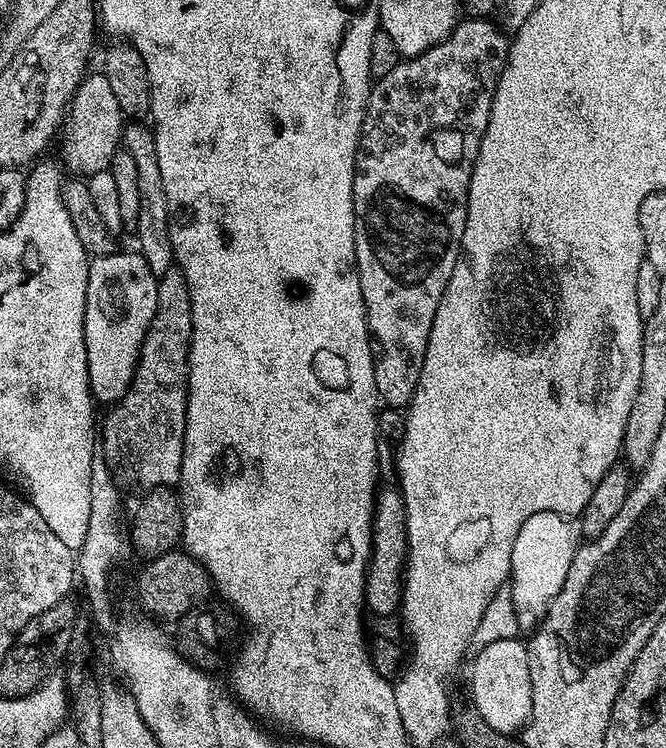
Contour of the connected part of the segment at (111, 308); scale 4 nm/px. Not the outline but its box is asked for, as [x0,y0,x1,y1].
[84,265,158,406]

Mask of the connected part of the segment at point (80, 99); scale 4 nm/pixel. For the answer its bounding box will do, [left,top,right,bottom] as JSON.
[60,71,126,178]

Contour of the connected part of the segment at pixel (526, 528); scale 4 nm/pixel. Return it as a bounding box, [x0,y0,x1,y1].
[510,512,582,633]

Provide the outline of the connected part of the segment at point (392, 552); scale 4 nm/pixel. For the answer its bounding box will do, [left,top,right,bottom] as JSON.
[364,487,408,616]

